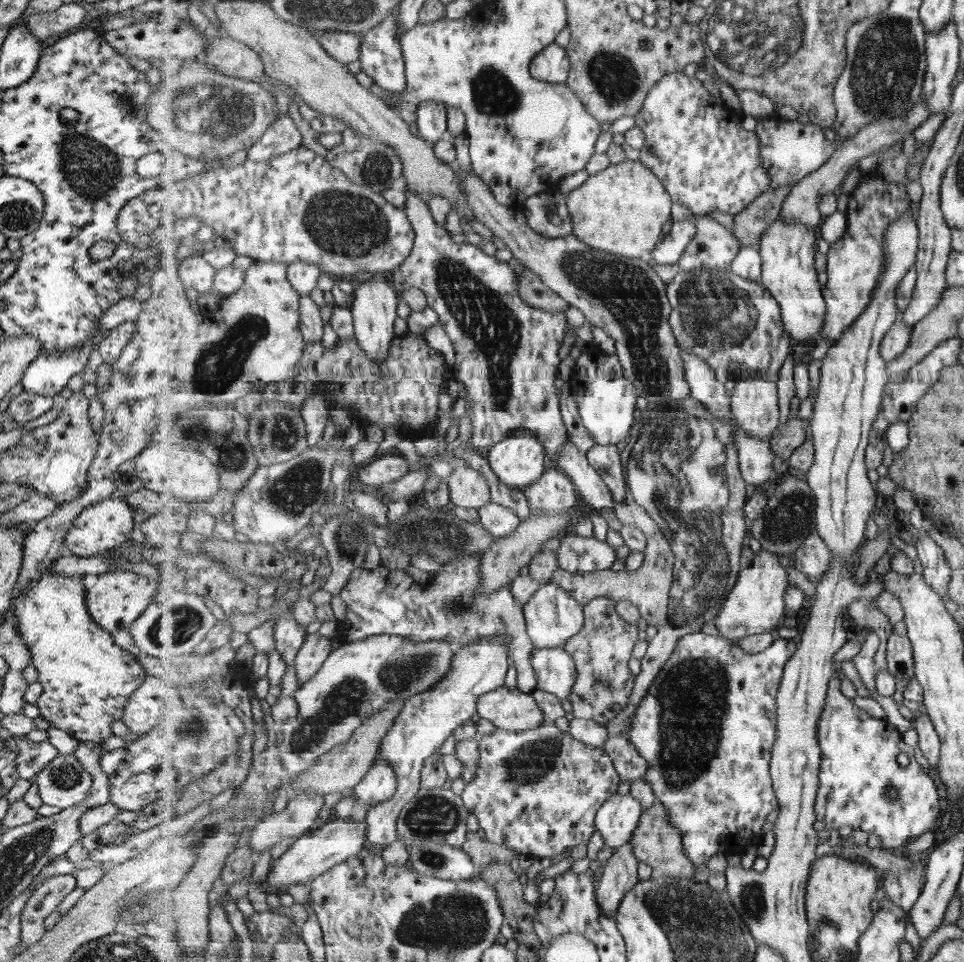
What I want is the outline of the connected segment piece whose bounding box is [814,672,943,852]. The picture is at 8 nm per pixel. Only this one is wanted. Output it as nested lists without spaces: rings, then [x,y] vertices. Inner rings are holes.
[[[838,672],[831,679],[827,705],[823,710],[823,718],[819,720],[819,745],[823,750],[823,764],[822,773],[819,773],[818,800],[814,806],[816,814],[818,820],[825,823],[827,828],[838,830],[848,826],[868,835],[874,834],[879,838],[881,847],[891,849],[891,852],[899,852],[921,834],[933,830],[933,826],[937,824],[943,814],[943,808],[939,806],[939,788],[931,778],[931,772],[925,774],[919,762],[915,762],[913,748],[903,742],[903,734],[893,724],[873,718],[843,694],[842,679],[843,676]],[[903,753],[911,761],[907,766],[899,764],[899,754]]]

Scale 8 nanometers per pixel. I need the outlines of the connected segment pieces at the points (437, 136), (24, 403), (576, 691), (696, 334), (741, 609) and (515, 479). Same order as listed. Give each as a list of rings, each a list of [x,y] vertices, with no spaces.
[[[439,101],[419,103],[416,128],[430,144],[436,144],[448,136],[448,107]]]
[[[21,391],[10,400],[6,410],[1,413],[4,418],[12,418],[13,422],[20,424],[41,416],[41,414],[47,412],[51,404],[51,396]]]
[[[605,597],[591,600],[585,606],[585,624],[569,640],[564,649],[575,659],[577,682],[568,701],[574,709],[574,717],[593,720],[599,724],[609,723],[628,707],[636,676],[629,671],[629,658],[639,641],[639,628],[629,624],[616,609],[615,600]]]
[[[707,268],[682,271],[667,285],[667,294],[672,306],[670,323],[682,350],[693,350],[699,358],[710,362],[720,380],[739,380],[737,374],[745,370],[760,370],[763,379],[779,380],[779,370],[787,356],[791,355],[791,335],[782,319],[782,306],[760,280],[753,281],[728,269]]]
[[[762,548],[755,554],[751,565],[740,572],[721,612],[714,618],[719,635],[733,646],[740,646],[738,642],[745,637],[775,631],[779,620],[787,612],[786,594],[789,587],[789,574],[781,564],[778,554]]]
[[[518,433],[498,442],[487,457],[503,483],[524,490],[546,471],[545,454],[546,447],[534,433]]]

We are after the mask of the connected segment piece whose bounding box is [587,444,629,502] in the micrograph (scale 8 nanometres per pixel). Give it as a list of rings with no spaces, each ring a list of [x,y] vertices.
[[[594,444],[587,451],[589,462],[603,477],[615,502],[624,502],[629,493],[625,468],[621,462],[621,454],[616,445]]]

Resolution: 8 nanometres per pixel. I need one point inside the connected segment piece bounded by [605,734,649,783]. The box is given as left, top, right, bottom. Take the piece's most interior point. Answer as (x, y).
(631, 765)

